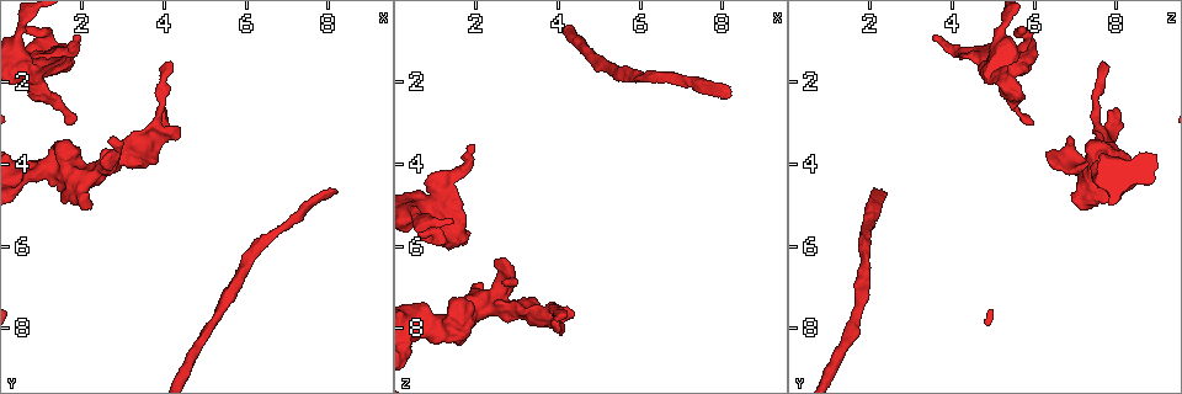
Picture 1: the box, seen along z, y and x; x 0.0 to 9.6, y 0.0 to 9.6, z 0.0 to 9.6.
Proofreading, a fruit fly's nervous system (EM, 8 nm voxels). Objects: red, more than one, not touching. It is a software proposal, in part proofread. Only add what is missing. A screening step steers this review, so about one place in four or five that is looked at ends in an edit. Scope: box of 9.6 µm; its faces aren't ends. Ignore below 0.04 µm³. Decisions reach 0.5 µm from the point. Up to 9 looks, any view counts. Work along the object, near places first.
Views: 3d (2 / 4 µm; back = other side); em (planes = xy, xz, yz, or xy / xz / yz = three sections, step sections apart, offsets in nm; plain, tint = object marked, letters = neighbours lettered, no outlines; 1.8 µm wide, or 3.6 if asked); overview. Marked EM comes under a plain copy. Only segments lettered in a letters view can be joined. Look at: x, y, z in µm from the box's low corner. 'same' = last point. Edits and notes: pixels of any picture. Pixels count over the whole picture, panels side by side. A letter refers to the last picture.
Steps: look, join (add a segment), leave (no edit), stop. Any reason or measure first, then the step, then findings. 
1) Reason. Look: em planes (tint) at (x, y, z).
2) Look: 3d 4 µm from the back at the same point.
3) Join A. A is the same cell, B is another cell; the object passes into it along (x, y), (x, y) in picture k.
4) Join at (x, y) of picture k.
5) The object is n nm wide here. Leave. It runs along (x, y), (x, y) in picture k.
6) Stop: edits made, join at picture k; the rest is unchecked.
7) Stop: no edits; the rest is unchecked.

Free end. Look: em xy step 4 (letters) at (4.15, 1.45, 7.65).

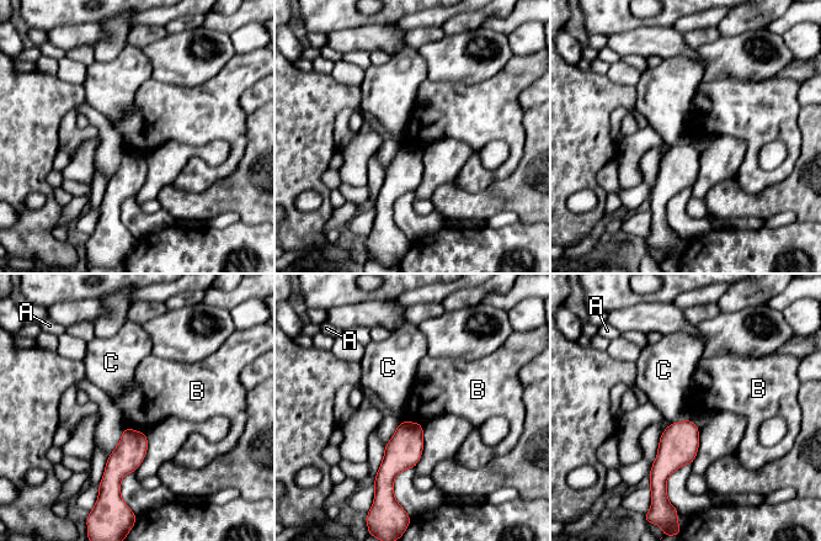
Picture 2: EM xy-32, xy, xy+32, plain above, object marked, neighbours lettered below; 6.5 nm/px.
Leave. A, B and C are other cells; a border runs along (126, 425), (145, 434) in picture 2; none of them fits.

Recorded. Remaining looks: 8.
Thin end. Look: 3d 4 µm at (1.95, 0.90, 3.60).

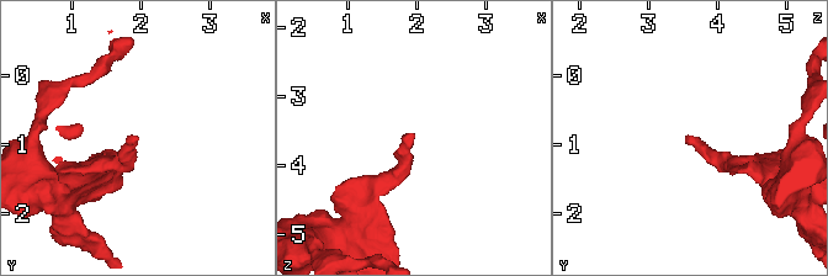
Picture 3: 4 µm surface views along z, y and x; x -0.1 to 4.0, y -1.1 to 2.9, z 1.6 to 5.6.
Look: em planes (letters) at (1.90, 0.90, 3.50).

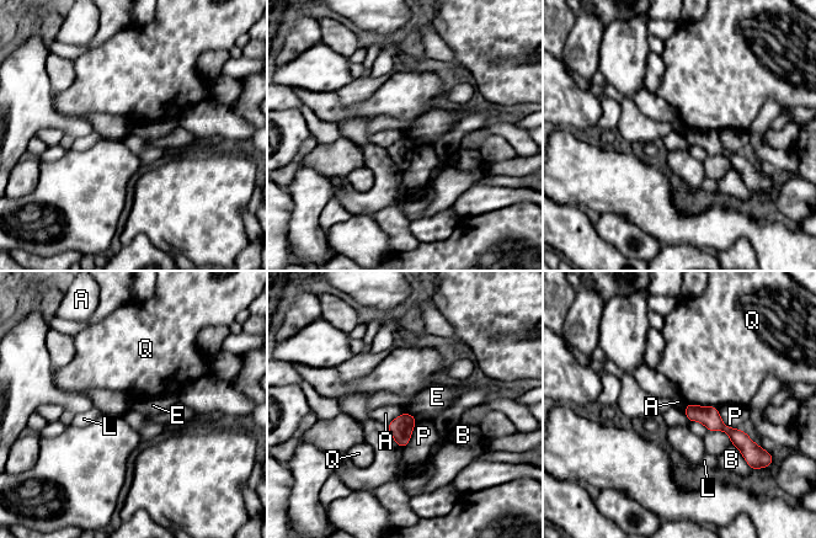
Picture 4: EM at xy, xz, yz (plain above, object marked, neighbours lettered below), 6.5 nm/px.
Leave. A, B, E, L, P and Q are other cells; a border runs along (683, 409), (688, 421) in picture 4; none of them fits.

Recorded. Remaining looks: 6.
Branch stops here. Look: 3d 4 µm at (1.65, 3.00, 5.90).

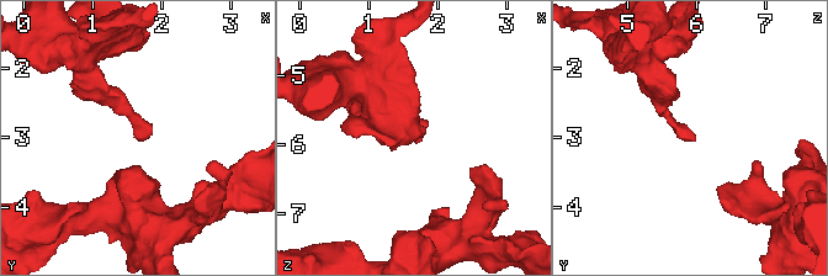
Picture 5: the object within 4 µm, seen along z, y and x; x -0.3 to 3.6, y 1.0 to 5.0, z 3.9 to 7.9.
Now the EM. Look: em xz step 16 (letters) at (1.65, 3.05, 5.95).

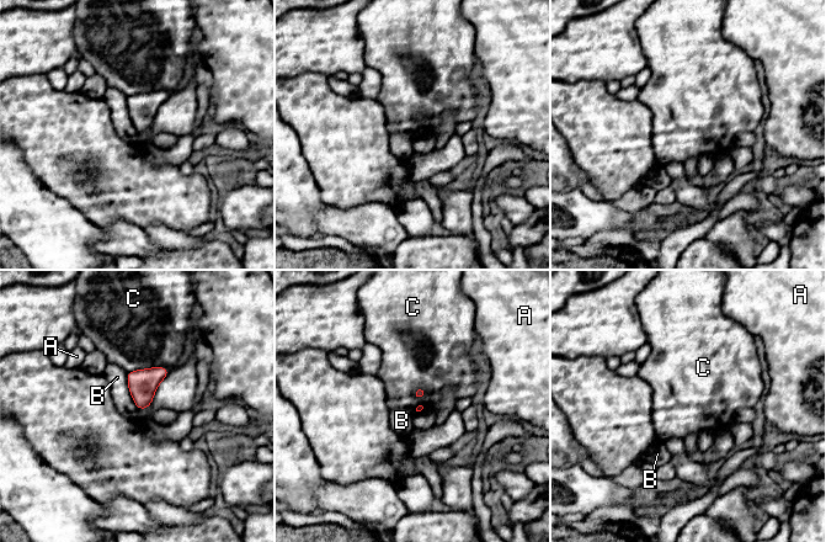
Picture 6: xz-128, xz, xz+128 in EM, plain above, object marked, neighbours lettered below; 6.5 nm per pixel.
Cut it another way. Look: em yz step 8 (letters) at the same point.

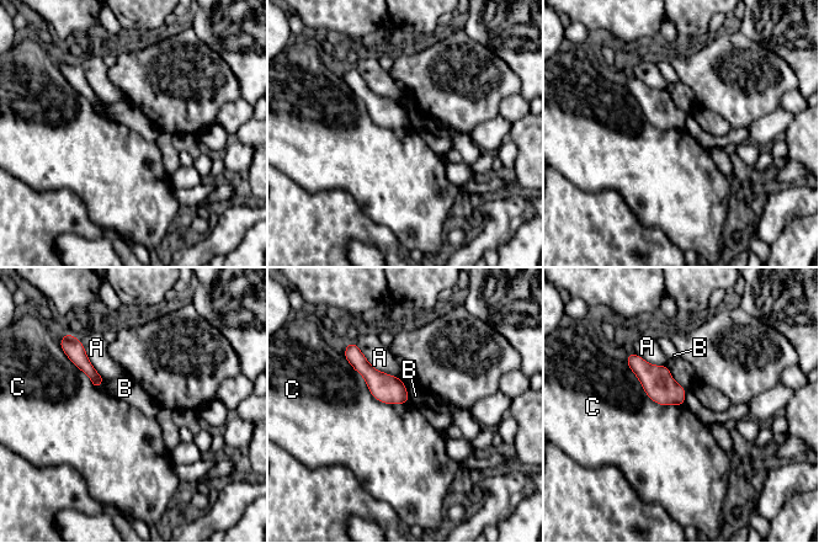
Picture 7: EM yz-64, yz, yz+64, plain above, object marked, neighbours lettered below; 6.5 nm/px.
Leave. A, B and C are other cells; a border runs along (342, 355), (377, 400), (408, 404) in picture 7; none of them fits.

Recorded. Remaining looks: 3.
Branch stops here. Look: em planes (letters) at (8.20, 4.70, 2.40).

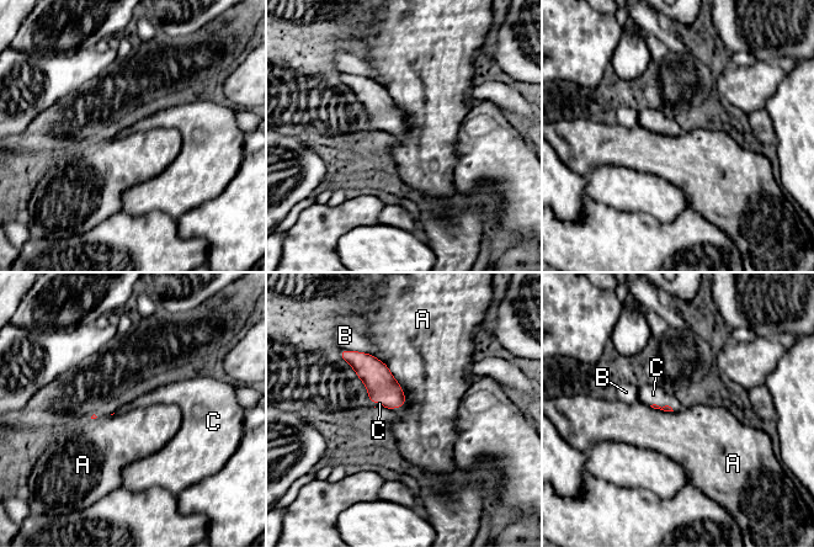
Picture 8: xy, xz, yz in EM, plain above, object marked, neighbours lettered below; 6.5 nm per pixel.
Join C. C is the same cell, A and B are other cells; the object passes into it along (666, 408), (663, 407), (649, 394) in picture 8; the neuron continues.

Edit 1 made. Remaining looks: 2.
Stop: edits made, join at picture 8; the rest is unchecked.

